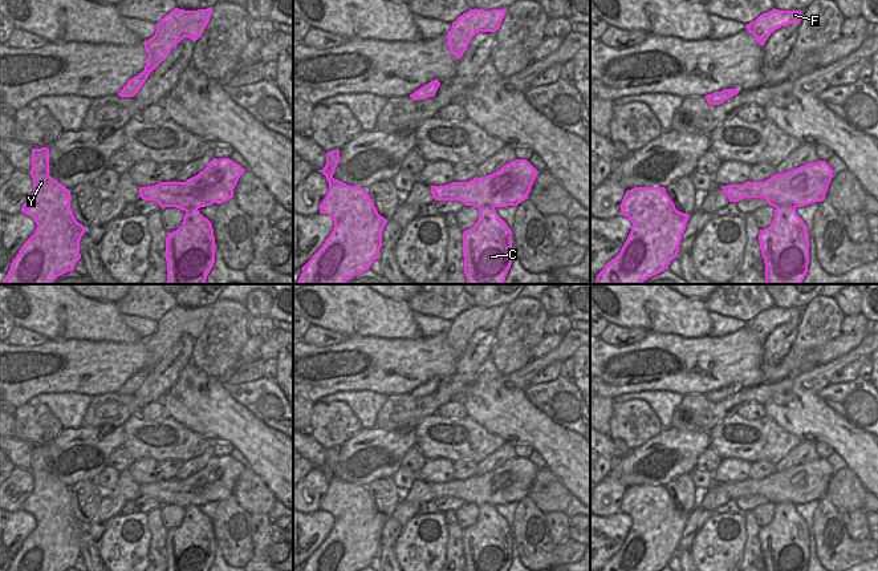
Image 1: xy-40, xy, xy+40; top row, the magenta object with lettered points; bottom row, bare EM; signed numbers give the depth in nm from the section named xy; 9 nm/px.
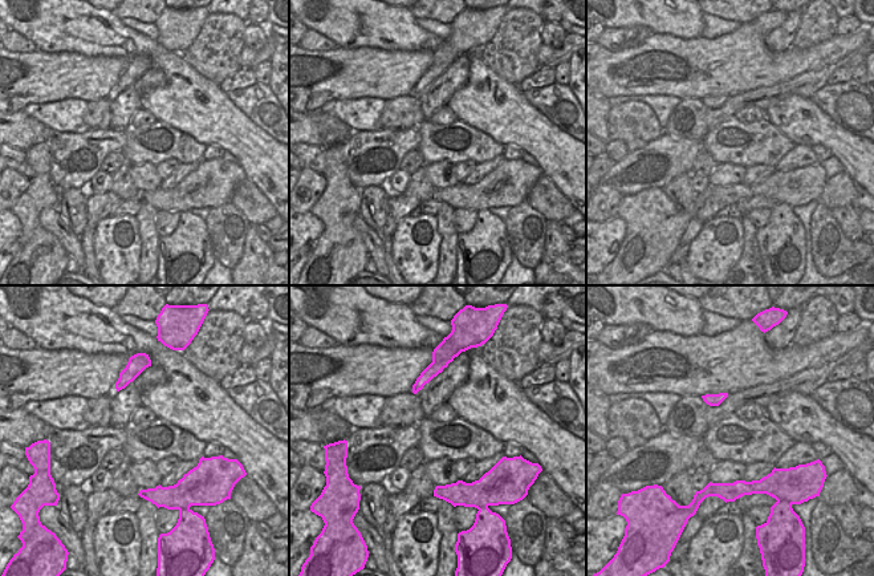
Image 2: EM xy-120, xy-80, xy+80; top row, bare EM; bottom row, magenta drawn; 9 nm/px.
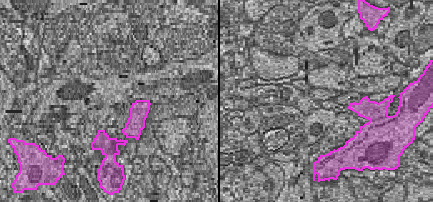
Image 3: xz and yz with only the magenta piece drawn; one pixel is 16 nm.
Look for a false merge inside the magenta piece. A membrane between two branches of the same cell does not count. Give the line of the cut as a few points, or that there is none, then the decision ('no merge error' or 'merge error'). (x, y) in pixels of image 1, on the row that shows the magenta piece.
cut xy+40 (795, 206), (779, 205), (776, 207); merge error

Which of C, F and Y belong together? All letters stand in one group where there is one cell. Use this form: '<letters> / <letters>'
C / F Y

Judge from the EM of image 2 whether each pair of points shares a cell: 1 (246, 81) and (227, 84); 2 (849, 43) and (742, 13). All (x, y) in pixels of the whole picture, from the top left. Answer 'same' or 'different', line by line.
1: same
2: different

